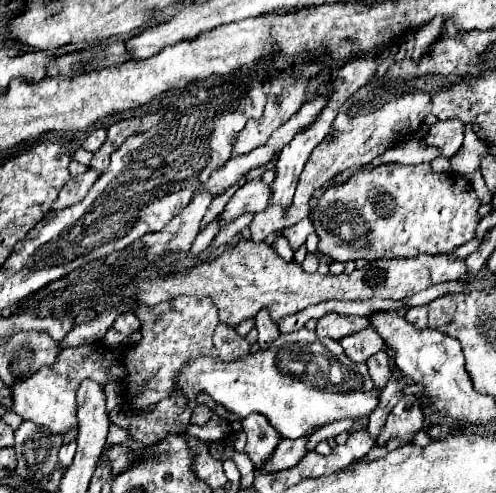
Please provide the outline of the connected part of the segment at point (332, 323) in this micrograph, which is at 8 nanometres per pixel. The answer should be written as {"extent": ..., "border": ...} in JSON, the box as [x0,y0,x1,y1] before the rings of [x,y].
{"extent":[316,313,370,339],"border":[[[328,313],[318,319],[316,335],[342,339],[352,333],[364,331],[368,325],[370,325],[370,321],[366,317],[346,317],[346,315],[338,315],[338,313]]]}

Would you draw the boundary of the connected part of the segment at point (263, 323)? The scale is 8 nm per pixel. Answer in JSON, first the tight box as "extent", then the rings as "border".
{"extent":[256,311,280,349],"border":[[[260,311],[258,319],[256,319],[256,329],[258,329],[258,345],[260,349],[268,349],[272,341],[276,341],[280,337],[280,331],[276,327],[276,323],[272,323],[272,319],[268,319],[268,311]]]}

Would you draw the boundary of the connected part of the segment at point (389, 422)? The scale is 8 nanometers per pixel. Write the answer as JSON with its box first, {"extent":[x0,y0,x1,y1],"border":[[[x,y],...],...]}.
{"extent":[376,395,424,447],"border":[[[404,395],[404,399],[390,411],[376,443],[378,447],[386,447],[392,439],[412,443],[414,435],[422,431],[422,425],[424,425],[424,415],[420,401],[414,395]]]}

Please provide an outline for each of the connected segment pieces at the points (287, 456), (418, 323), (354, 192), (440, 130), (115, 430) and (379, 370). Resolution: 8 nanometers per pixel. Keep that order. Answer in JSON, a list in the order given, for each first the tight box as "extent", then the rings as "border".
[{"extent":[268,435,308,471],"border":[[[302,435],[300,439],[282,439],[280,445],[276,447],[272,459],[268,461],[268,471],[278,471],[278,469],[288,469],[296,465],[306,453],[308,453],[308,435]]]},{"extent":[406,305,428,329],"border":[[[428,305],[412,307],[412,309],[406,313],[406,321],[412,323],[414,327],[418,327],[418,329],[426,329],[426,327],[428,327]]]},{"extent":[312,163,480,261],"border":[[[384,163],[374,169],[362,167],[344,185],[328,187],[316,201],[312,223],[316,235],[320,237],[318,249],[336,261],[356,261],[356,259],[392,259],[392,257],[416,257],[422,253],[446,253],[454,247],[468,243],[474,237],[480,201],[468,183],[468,179],[452,173],[438,175],[430,171],[428,163],[420,165],[400,165]]]},{"extent":[424,121,464,159],"border":[[[436,121],[424,135],[424,143],[440,149],[442,157],[452,159],[462,147],[462,129],[464,123],[460,121]]]},{"extent":[108,425,132,445],"border":[[[110,425],[110,433],[108,433],[108,443],[114,443],[114,445],[126,445],[126,443],[130,443],[132,441],[132,435],[126,431],[126,429],[122,429],[122,427],[118,427],[118,425]]]},{"extent":[368,351,392,387],"border":[[[378,351],[376,355],[372,355],[368,361],[368,371],[370,371],[370,377],[372,381],[376,383],[376,387],[384,387],[384,379],[388,379],[388,371],[392,371],[388,367],[388,355],[384,355],[384,351]]]}]

